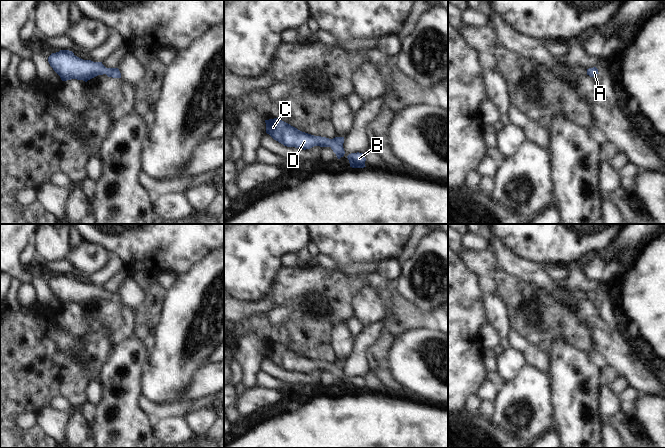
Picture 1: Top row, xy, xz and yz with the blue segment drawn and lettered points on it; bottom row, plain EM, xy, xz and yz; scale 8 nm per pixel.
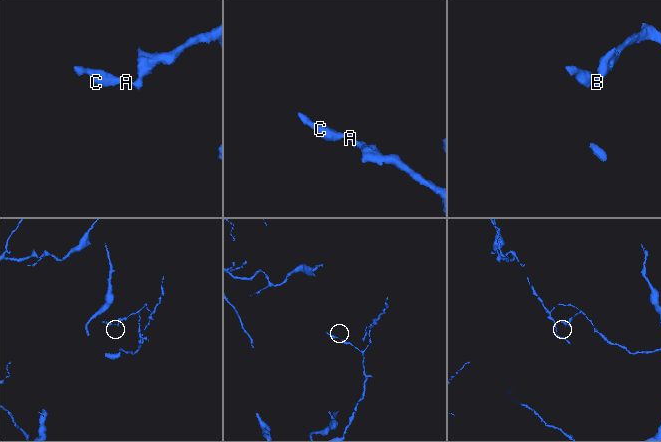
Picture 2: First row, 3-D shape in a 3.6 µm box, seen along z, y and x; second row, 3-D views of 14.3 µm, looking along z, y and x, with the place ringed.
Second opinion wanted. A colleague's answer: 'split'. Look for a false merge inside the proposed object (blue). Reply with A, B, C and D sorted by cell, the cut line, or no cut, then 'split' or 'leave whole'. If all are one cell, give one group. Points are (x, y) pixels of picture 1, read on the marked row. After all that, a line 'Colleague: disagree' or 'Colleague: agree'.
A B C D; no cut; leave whole
Colleague: disagree

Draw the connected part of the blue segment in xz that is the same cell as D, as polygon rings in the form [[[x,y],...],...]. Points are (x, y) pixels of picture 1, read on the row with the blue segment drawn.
[[[278,118],[265,120],[265,123],[266,133],[284,146],[304,150],[310,149],[314,146],[330,147],[338,159],[345,154],[343,148],[344,137],[329,139],[326,137],[314,136],[302,132]]]

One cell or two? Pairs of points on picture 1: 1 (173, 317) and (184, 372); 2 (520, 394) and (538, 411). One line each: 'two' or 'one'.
1: one
2: one

